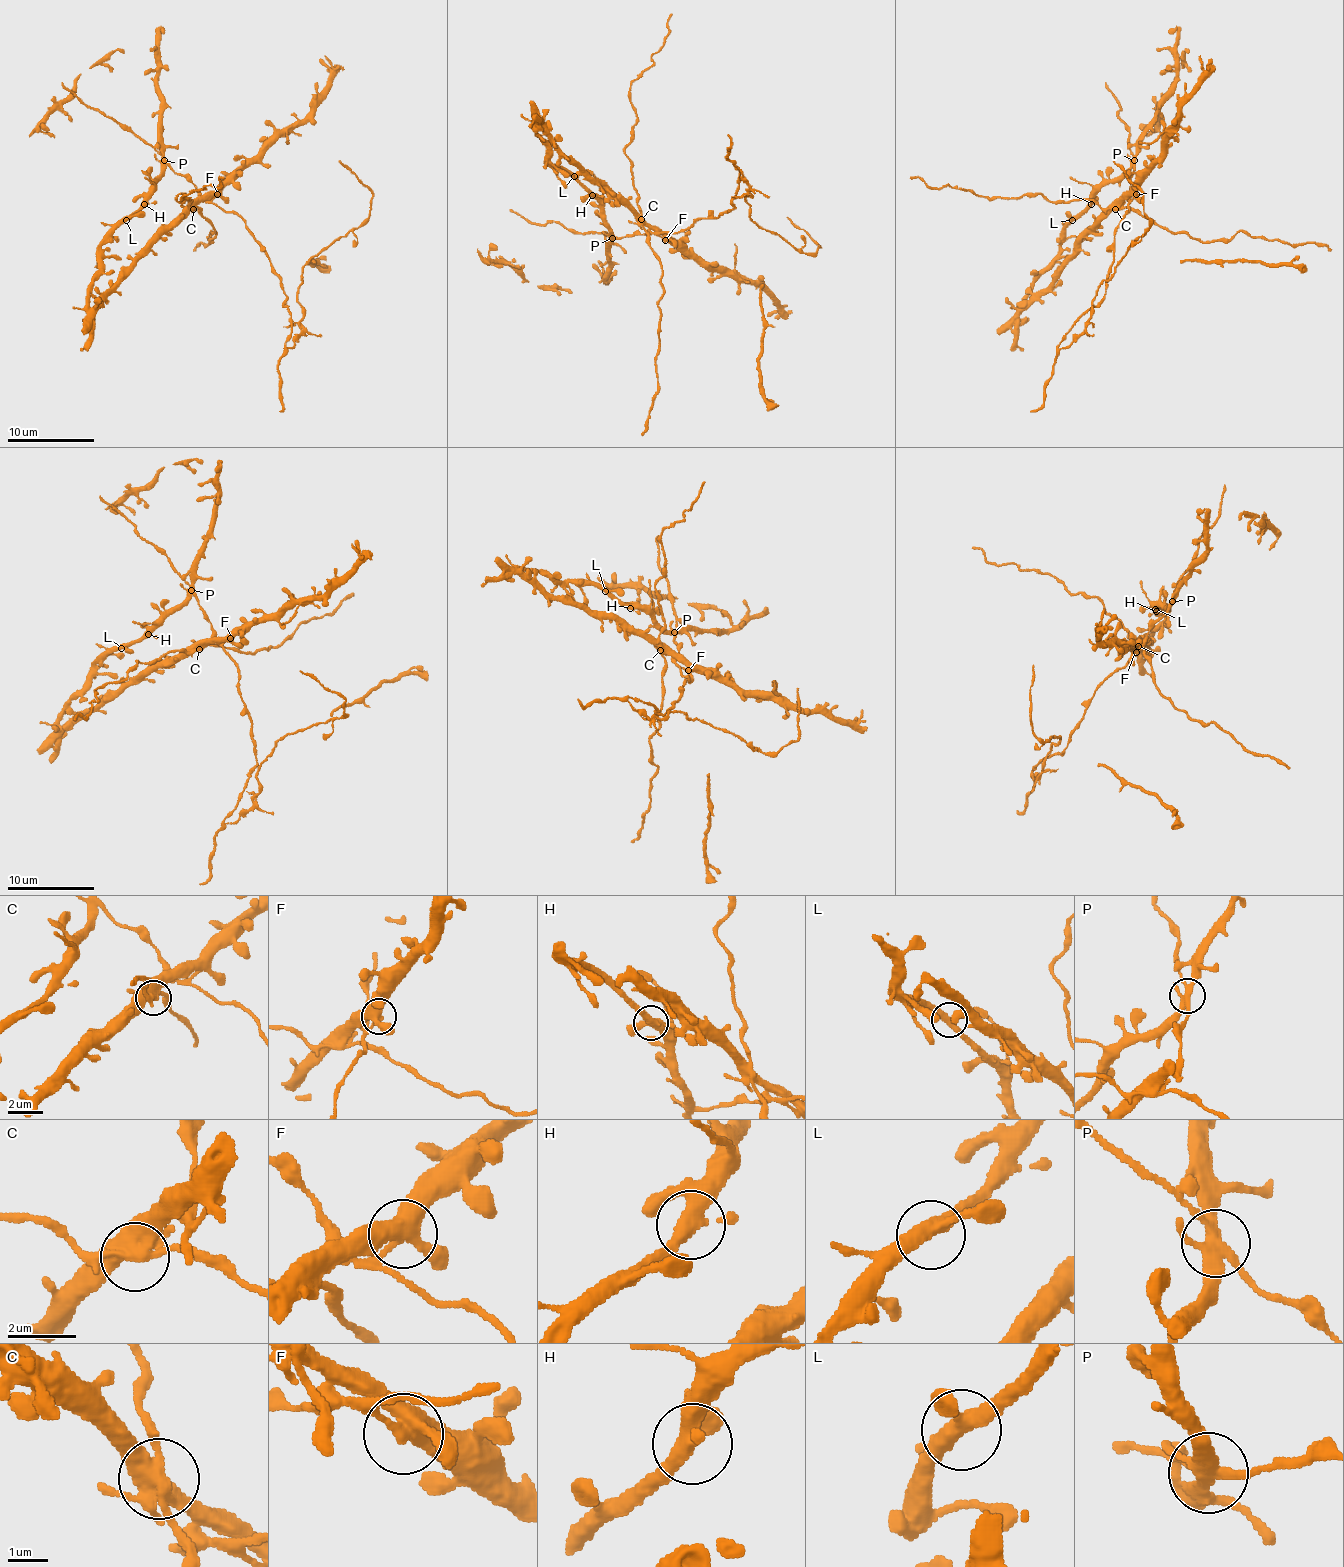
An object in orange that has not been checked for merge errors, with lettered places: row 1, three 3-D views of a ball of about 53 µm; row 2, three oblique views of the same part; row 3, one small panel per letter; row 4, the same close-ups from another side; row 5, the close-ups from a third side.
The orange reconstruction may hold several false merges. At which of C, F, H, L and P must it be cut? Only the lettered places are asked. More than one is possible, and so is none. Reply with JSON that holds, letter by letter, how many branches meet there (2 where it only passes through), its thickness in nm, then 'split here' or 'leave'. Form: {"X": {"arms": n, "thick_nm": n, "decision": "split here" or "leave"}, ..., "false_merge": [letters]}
{"C": {"arms": 6, "thick_nm": 480, "decision": "split here"}, "F": {"arms": 4, "thick_nm": 420, "decision": "split here"}, "H": {"arms": 4, "thick_nm": 360, "decision": "leave"}, "L": {"arms": 3, "thick_nm": 360, "decision": "leave"}, "P": {"arms": 5, "thick_nm": 340, "decision": "split here"}, "false_merge": ["C", "F", "P"]}

